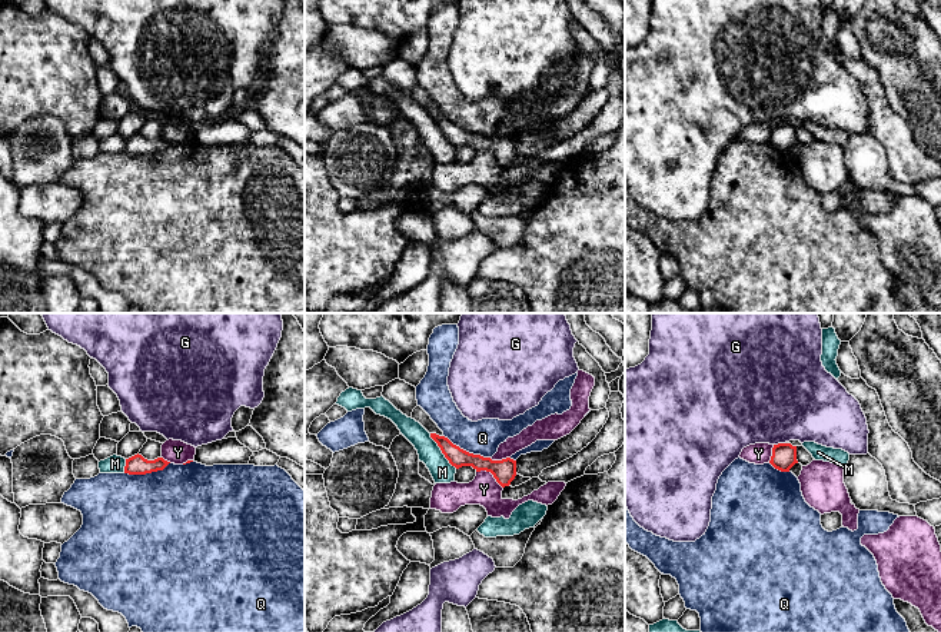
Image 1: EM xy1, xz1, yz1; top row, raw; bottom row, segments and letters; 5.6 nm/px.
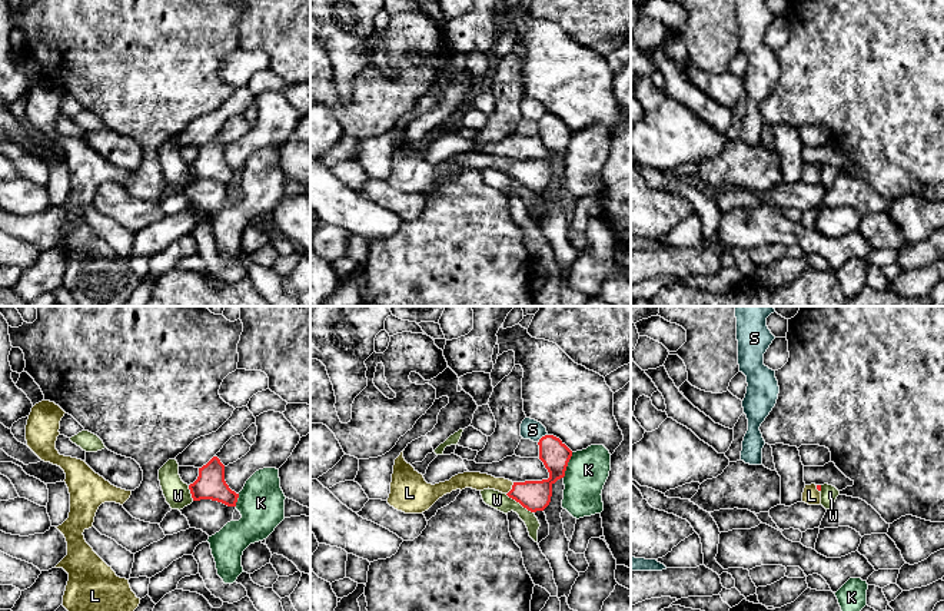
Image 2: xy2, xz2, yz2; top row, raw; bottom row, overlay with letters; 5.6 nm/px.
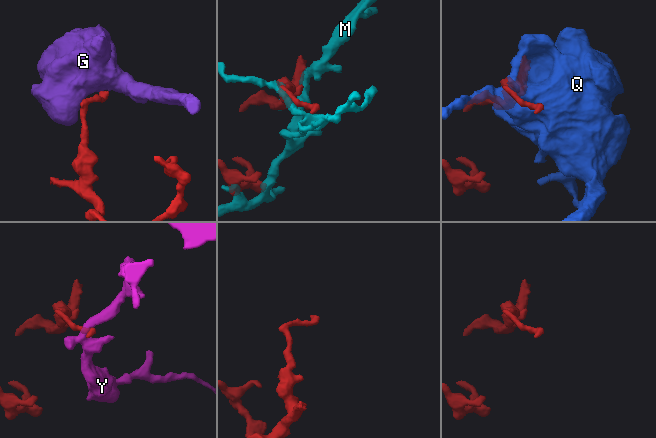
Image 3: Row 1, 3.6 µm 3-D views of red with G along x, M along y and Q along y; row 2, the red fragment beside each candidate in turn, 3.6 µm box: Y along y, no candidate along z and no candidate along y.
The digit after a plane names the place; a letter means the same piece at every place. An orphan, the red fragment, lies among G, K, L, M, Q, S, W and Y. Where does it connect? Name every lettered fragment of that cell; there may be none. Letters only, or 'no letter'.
L

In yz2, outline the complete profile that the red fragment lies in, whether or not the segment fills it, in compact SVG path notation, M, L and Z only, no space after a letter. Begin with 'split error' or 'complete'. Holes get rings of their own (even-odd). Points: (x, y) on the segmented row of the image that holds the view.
split error | M805 485L802 492L802 502L808 505L820 505L821 504L821 485Z

